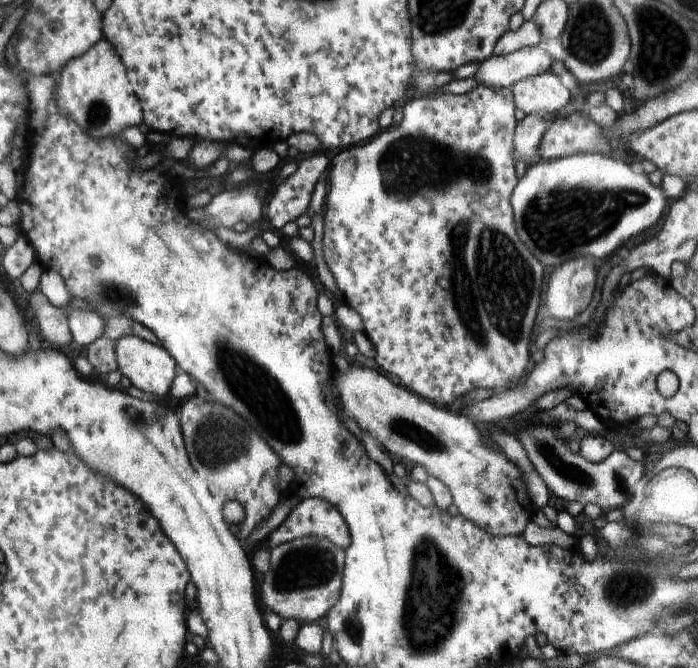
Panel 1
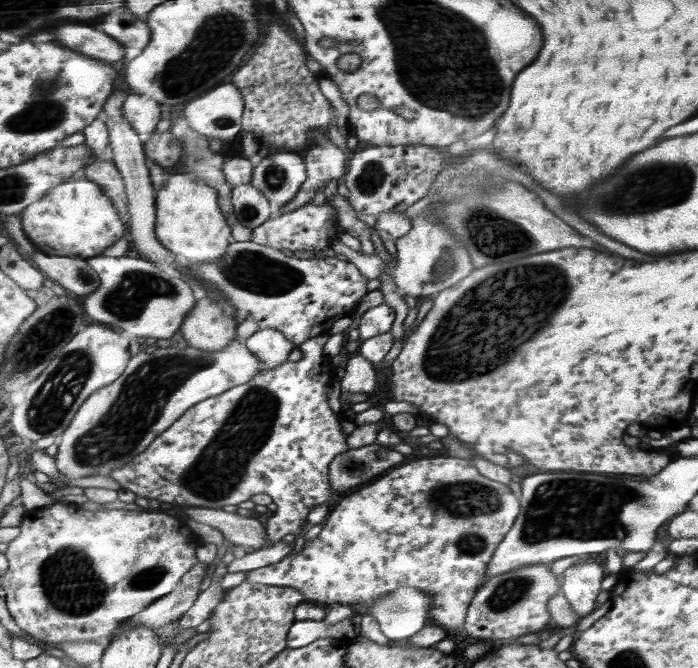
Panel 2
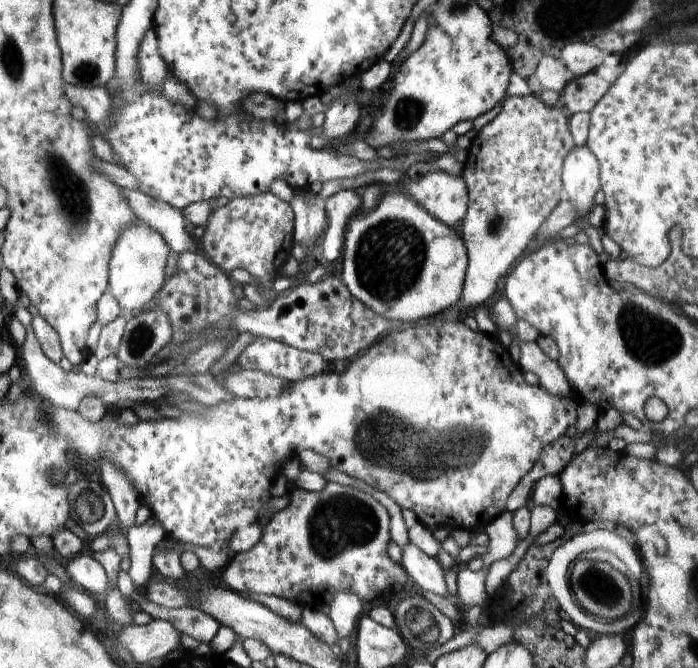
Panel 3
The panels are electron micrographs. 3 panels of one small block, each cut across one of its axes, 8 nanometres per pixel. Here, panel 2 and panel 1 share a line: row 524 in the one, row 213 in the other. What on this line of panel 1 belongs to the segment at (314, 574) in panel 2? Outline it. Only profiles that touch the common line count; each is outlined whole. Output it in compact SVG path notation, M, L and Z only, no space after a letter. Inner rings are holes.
M479 85L477 88L460 95L445 95L440 92L434 96L421 96L421 98L405 99L401 102L401 107L404 119L400 124L398 124L398 128L391 126L390 128L382 129L376 136L374 136L374 138L368 140L366 144L361 143L354 147L346 148L346 150L342 150L340 154L336 154L334 159L331 159L331 165L328 169L329 188L327 192L325 211L323 212L324 236L322 236L322 256L324 256L324 262L326 262L330 274L332 274L336 281L336 285L338 285L343 302L345 302L350 309L356 310L358 316L362 318L362 322L364 322L364 330L366 330L368 338L374 342L374 348L376 348L376 358L374 358L374 360L378 362L378 366L380 366L384 372L388 372L388 374L392 374L392 376L399 378L402 387L408 389L414 395L418 395L425 400L432 400L432 402L438 404L440 404L440 402L452 402L454 398L460 398L460 396L464 396L464 394L472 392L472 390L478 390L478 388L490 390L499 387L504 388L504 392L510 392L510 390L518 388L518 386L522 384L522 380L526 380L526 376L528 376L526 374L526 368L531 358L534 337L536 336L536 334L532 334L532 328L538 325L538 322L534 322L534 316L536 316L536 310L538 310L539 307L542 292L542 280L544 280L544 266L532 255L532 252L530 252L530 250L528 250L528 248L518 240L518 234L516 234L516 230L514 230L516 226L514 225L514 212L512 211L511 198L514 188L519 182L519 178L517 178L515 172L513 156L513 137L518 124L518 121L515 118L516 102L514 102L514 92L512 92L511 88L488 88L488 86ZM346 160L352 160L352 162L354 162L352 172L345 172L342 170Z

